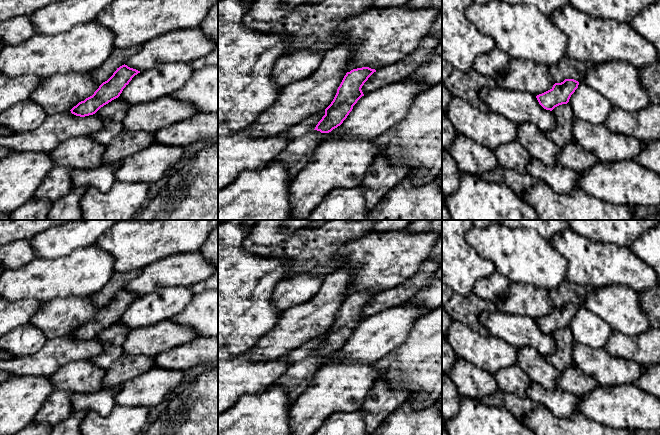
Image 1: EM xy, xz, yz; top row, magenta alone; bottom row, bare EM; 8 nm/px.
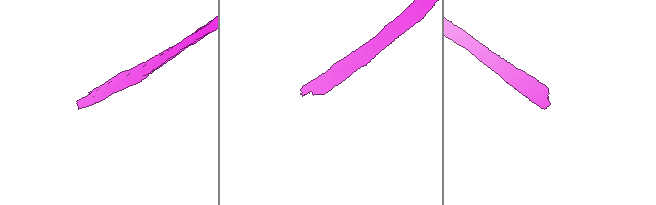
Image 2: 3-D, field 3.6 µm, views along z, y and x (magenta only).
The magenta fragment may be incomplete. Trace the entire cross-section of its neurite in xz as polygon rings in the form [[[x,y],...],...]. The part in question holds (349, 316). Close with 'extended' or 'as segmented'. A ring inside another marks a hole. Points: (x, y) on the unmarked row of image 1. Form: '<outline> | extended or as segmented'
[[[362,291],[347,296],[331,328],[325,333],[325,339],[314,354],[329,357],[340,350],[352,335],[357,325],[364,320],[361,312],[375,293]]] | as segmented

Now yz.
[[[565,303],[561,307],[555,307],[550,314],[537,319],[536,322],[544,333],[552,335],[559,329],[567,328],[578,309],[579,306],[574,303]]] | as segmented

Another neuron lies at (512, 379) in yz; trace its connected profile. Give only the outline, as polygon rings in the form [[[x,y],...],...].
[[[517,365],[500,369],[492,375],[500,390],[521,398],[527,397],[527,390],[531,380]]]

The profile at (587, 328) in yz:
[[[579,306],[568,328],[575,342],[593,348],[604,348],[613,332],[606,321],[583,306]]]

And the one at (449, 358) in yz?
[[[442,334],[442,372],[447,373],[459,358],[447,342],[445,334]]]

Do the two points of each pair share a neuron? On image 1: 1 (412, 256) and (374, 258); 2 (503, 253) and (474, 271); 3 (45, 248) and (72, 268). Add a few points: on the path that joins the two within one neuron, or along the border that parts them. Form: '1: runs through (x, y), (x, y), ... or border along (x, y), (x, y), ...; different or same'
1: runs through (403, 256), (383, 258); same
2: border along (472, 246), (494, 265), (496, 271); different
3: border along (79, 248), (65, 255), (53, 258), (35, 258); different

